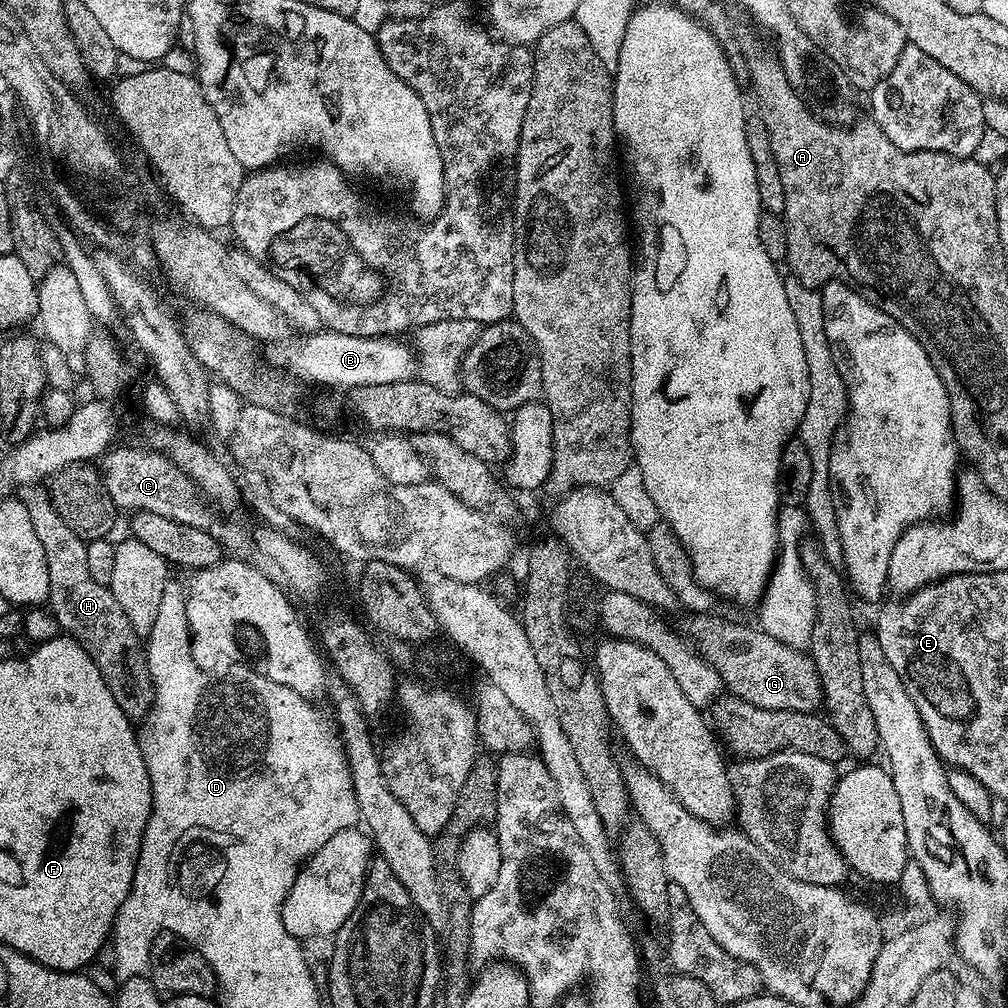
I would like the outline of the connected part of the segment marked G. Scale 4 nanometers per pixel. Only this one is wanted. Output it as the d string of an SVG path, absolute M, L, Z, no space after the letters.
M698 612L695 614L685 615L684 628L682 632L687 639L691 640L692 647L700 653L701 656L706 658L706 662L710 662L714 666L714 670L718 670L720 681L723 687L727 689L731 695L737 696L740 700L750 702L754 706L762 706L762 710L794 710L795 712L816 712L824 703L824 691L822 690L822 682L818 670L814 666L811 655L807 651L795 648L794 646L786 646L786 642L778 642L778 638L774 638L770 634L766 634L763 628L753 626L751 628L748 624L739 624L736 620L723 620L722 617L716 616L717 614L709 614L707 612Z

